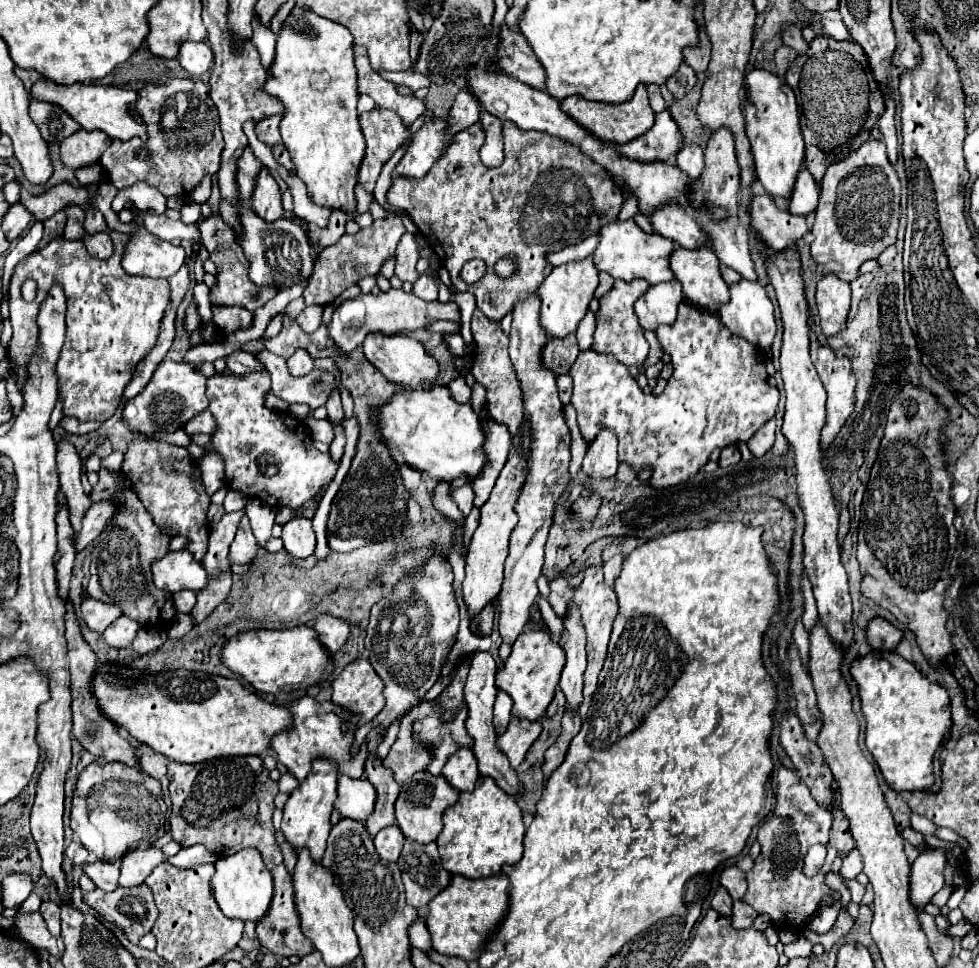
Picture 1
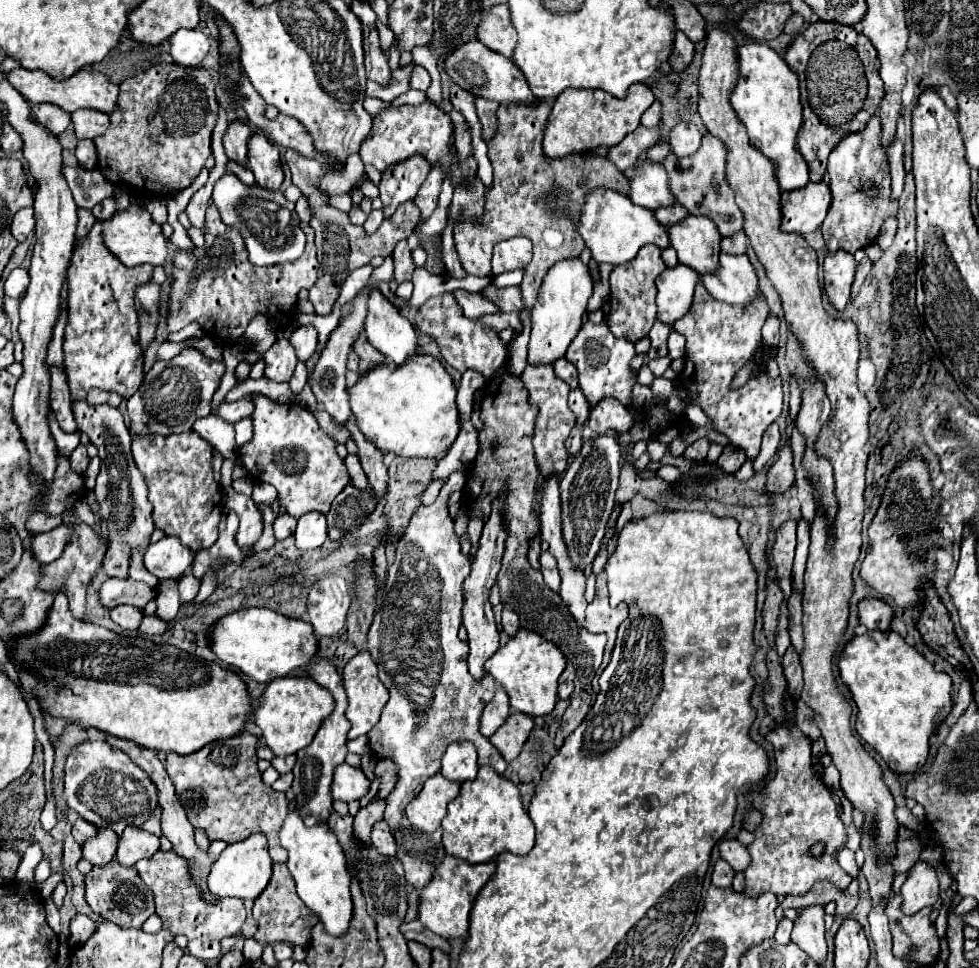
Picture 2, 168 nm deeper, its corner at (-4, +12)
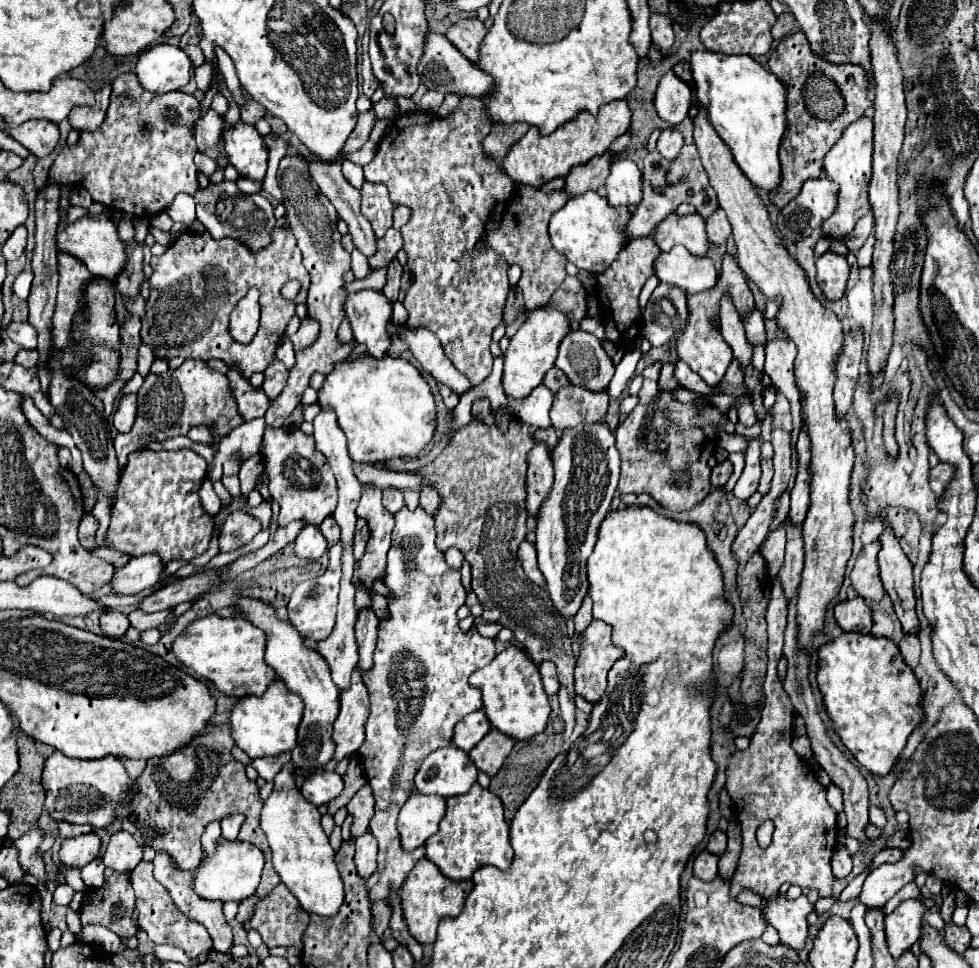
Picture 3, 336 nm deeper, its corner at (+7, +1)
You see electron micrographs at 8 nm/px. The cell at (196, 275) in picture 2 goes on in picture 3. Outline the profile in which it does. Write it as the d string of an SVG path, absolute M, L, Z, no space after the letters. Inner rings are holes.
M275 228L273 242L265 250L259 250L257 254L249 254L249 250L245 250L245 246L241 246L241 242L237 242L235 238L215 240L209 232L201 232L201 234L183 232L179 238L175 238L175 242L167 248L167 252L163 256L151 258L151 266L153 266L153 274L149 278L151 296L145 306L145 316L141 318L141 324L143 324L141 326L141 342L153 350L155 358L167 360L169 370L179 368L187 358L199 358L199 360L219 358L229 368L239 370L239 374L249 380L255 372L263 372L275 360L275 348L285 334L285 326L287 326L289 318L295 314L295 306L305 304L307 290L309 290L309 272L305 270L305 266L301 262L301 250L297 250L293 232L287 228ZM287 280L301 282L301 292L295 300L281 298L281 286ZM253 286L257 286L257 290L261 292L261 296L259 296L261 324L259 324L259 332L251 344L239 344L227 332L227 316L231 314L235 304Z

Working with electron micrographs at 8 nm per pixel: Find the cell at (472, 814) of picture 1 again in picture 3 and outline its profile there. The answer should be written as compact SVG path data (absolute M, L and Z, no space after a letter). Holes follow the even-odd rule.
M473 784L469 794L447 798L447 810L439 824L439 832L427 838L425 852L443 876L457 882L471 880L473 872L487 864L507 870L513 862L513 848L509 844L509 826L503 818L501 800L479 784Z

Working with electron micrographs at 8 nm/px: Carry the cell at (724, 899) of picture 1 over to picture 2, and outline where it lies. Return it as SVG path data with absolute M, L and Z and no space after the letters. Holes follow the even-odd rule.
M718 859L716 865L714 865L714 873L712 873L712 885L730 887L732 879L734 879L734 869L726 861Z

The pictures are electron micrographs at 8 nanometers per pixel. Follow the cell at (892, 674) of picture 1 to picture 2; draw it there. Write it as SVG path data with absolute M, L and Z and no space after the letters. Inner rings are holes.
M870 597L870 599L864 599L864 601L860 601L860 605L858 605L858 609L860 609L860 623L862 625L866 625L868 629L872 629L872 631L868 631L866 635L860 635L860 637L854 637L846 647L844 647L844 651L840 653L840 659L838 659L838 667L840 667L840 677L842 677L842 681L850 687L850 693L852 693L852 699L854 699L854 703L856 703L858 707L858 719L856 719L856 731L860 733L860 737L868 743L868 745L872 745L880 755L882 755L882 759L888 763L888 767L894 771L894 773L916 773L916 771L920 771L922 767L924 767L924 763L926 763L926 759L928 759L928 751L930 751L930 737L932 737L932 733L936 731L936 727L944 721L944 715L948 717L948 713L952 711L952 695L950 695L950 689L952 689L952 679L948 677L948 673L944 673L944 671L936 671L934 669L934 665L932 663L928 663L912 645L908 645L898 633L894 633L894 631L876 631L876 629L890 629L890 623L892 623L892 617L894 617L894 613L892 613L892 607L888 605L888 603L884 603L882 599L874 599L874 597Z

